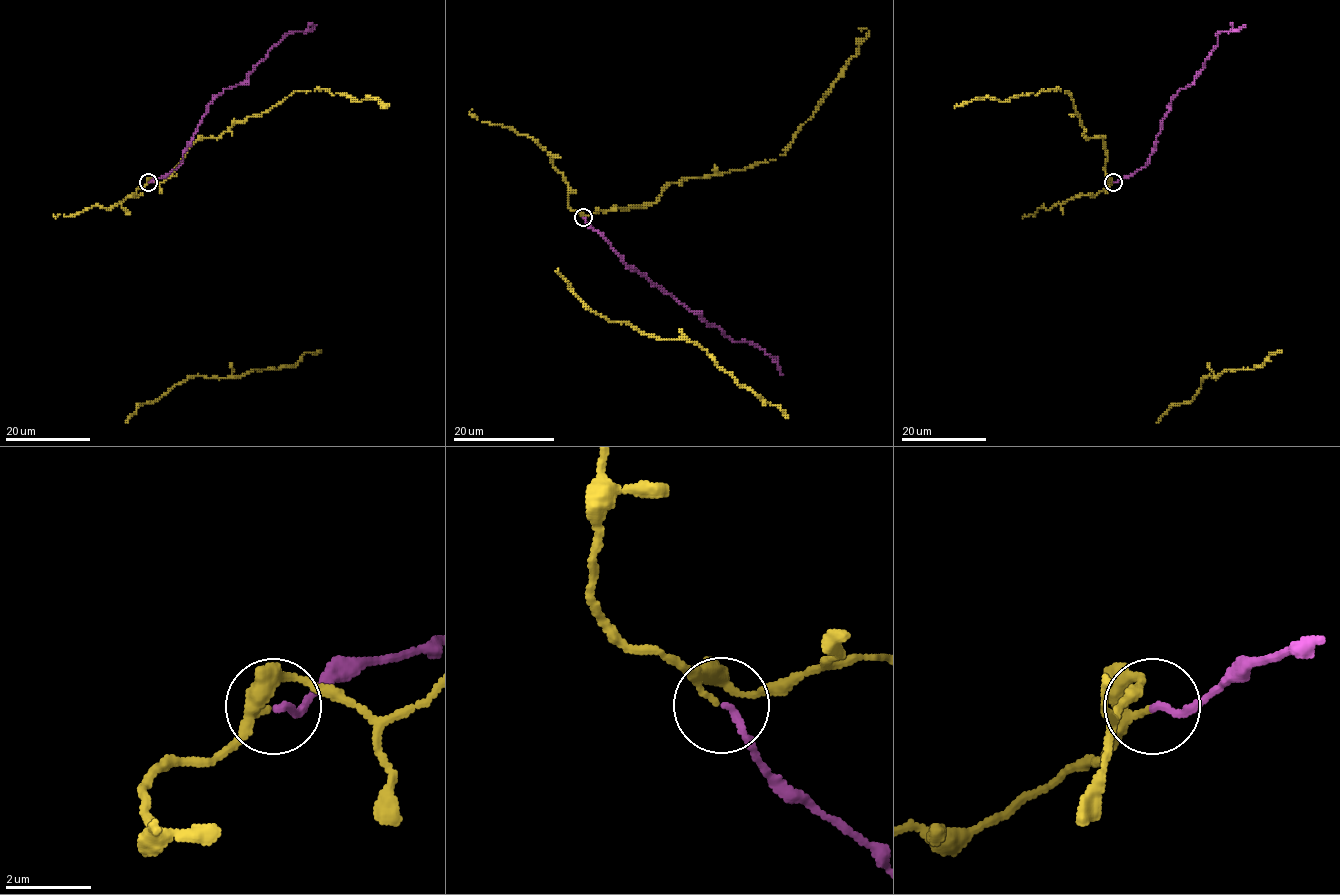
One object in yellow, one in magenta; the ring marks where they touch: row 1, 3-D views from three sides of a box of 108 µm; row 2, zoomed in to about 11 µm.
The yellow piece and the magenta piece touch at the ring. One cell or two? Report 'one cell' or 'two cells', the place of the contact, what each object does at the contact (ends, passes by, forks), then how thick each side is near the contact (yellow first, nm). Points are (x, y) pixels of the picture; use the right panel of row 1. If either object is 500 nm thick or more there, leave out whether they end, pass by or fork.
one cell | (1113, 182) | yellow passes by | magenta ends | 150/140 nm

